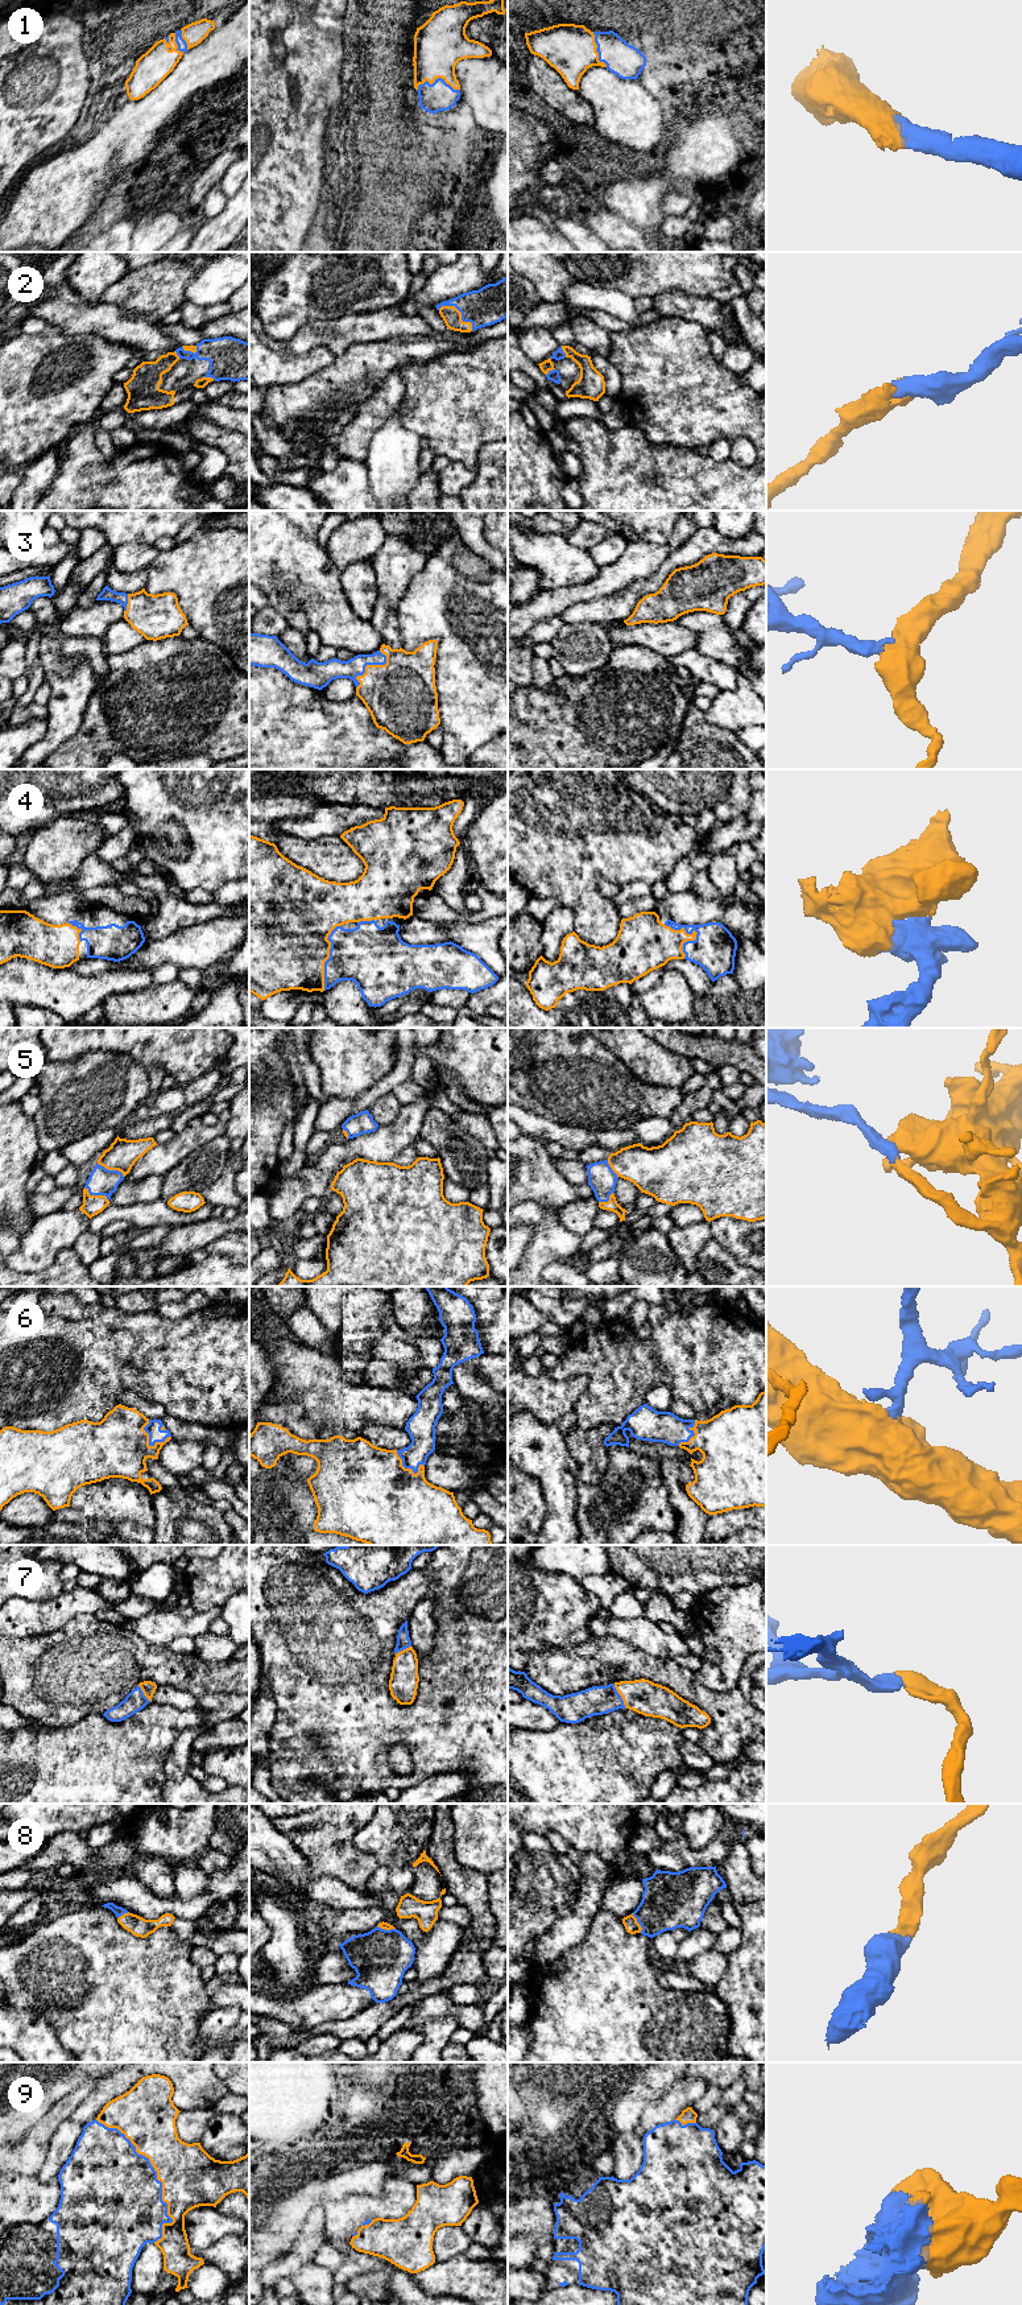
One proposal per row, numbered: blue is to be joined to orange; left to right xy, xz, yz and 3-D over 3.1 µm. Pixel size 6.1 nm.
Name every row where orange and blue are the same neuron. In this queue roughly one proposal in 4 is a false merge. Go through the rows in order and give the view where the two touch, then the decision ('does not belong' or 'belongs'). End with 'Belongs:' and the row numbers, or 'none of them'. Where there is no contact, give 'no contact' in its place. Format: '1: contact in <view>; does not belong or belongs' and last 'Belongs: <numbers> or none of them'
1: contact in xz; belongs
2: contact in xz; belongs
3: contact in xz; belongs
4: contact in yz; belongs
5: contact in xy; belongs
6: contact in xy; belongs
7: contact in yz; belongs
8: contact in yz; belongs
9: contact in xy; belongs
Belongs: 1, 2, 3, 4, 5, 6, 7, 8, 9

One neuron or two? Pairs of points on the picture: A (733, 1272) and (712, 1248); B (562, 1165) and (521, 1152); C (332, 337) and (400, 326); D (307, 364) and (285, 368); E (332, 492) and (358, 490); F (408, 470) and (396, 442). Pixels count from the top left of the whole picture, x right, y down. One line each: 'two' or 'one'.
A: one
B: two
C: one
D: one
E: one
F: one

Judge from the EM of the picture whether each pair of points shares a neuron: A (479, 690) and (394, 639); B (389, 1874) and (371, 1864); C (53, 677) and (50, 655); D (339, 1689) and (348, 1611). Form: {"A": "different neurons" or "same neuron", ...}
{"A": "different neurons", "B": "different neurons", "C": "different neurons", "D": "same neuron"}

